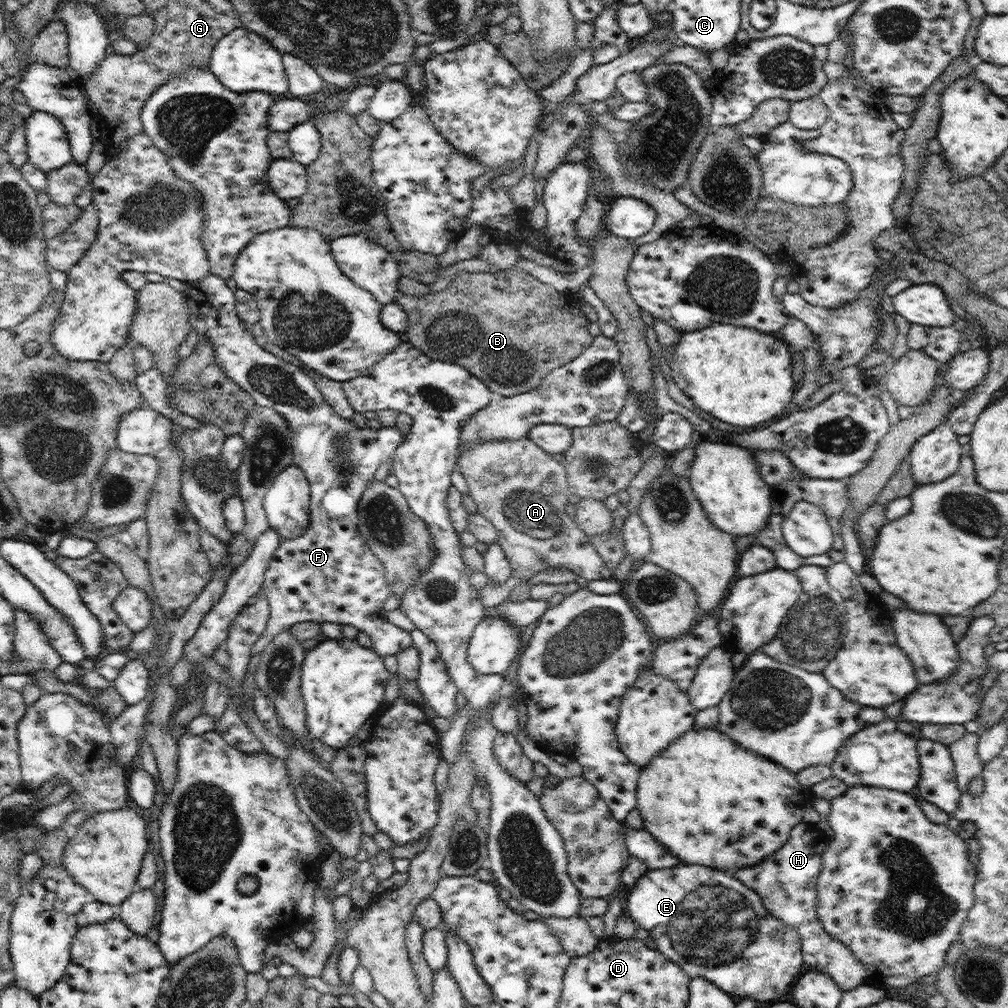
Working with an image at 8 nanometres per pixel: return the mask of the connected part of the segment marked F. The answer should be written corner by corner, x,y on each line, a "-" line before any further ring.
210,274
196,282
184,282
183,296
190,310
190,331
198,333
198,340
206,337
212,341
215,348
214,355
217,356
217,362
226,375
246,390
257,406
274,408
278,414
284,416
284,420
292,428
290,444
294,452
294,465
304,471
310,484
308,527
304,529
300,537
280,541
266,568
261,589
268,600
270,618
266,630
255,642
252,654
261,653
278,632
284,632
291,626
304,621
351,624
370,636
373,649
381,657
396,655
401,650
410,648
413,646
410,632
390,623
384,616
382,606
391,594
390,585
384,573
384,565
376,558
372,549
368,547
366,539
358,531
360,498
366,486
370,484
370,480
374,478
374,472
380,468
380,464
395,454
398,445
404,441
405,437
398,432
396,426
376,430
370,427
361,428
352,419
338,415
321,395
314,379
302,372
298,366
288,364
286,360
277,358
261,346
260,340
252,335
250,327
236,313
234,291
228,288
225,280
220,276

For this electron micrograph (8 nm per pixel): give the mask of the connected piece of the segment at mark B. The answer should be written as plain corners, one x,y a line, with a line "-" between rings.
522,268
490,272
461,272
453,276
450,287
442,295
430,293
417,298
399,293
395,301
409,320
405,328
408,341
429,356
466,368
492,391
502,396
514,396
536,388
552,370
575,360
590,346
593,337
588,331
591,323
582,313
581,302
574,295
563,294
556,288
534,278

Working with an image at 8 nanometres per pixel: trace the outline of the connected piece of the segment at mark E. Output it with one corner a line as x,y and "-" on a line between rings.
680,864
672,868
648,868
648,870
638,878
634,887
626,889
626,892
625,912
632,917
636,925
648,930
649,935
657,944
656,948
666,956
668,960
679,964
690,978
700,976
700,978
709,980
711,984
718,986
718,988
724,990
724,992
736,999
752,997
757,1001
776,1002
780,996
784,995
784,993
794,985
794,982
800,975
804,959
801,952
801,940
798,931
796,931
794,927
782,922
779,917
775,917
772,913
768,912
760,895
755,890
748,888
748,886
740,882
737,878
734,878
732,874
728,874
728,872
698,864

